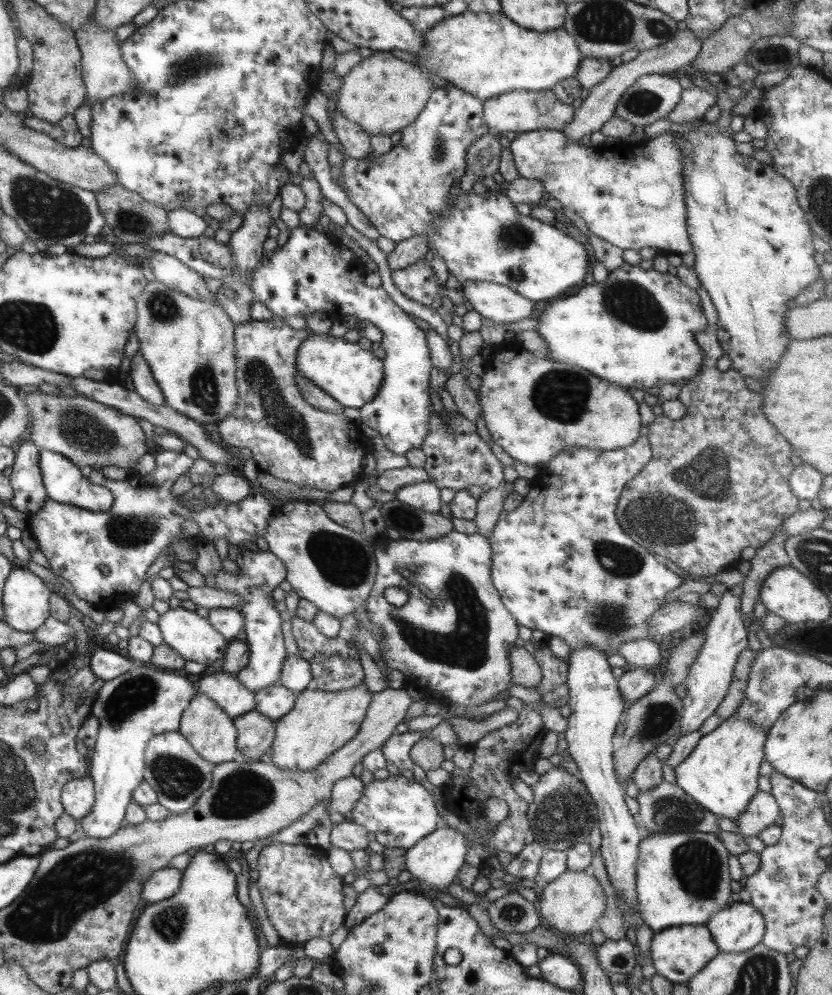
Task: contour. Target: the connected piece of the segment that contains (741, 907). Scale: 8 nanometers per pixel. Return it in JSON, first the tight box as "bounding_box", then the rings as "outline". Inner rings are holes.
{"bounding_box":[705,902,764,953],"outline":[[[730,902],[712,914],[705,927],[719,953],[740,953],[760,942],[764,920],[750,903]]]}

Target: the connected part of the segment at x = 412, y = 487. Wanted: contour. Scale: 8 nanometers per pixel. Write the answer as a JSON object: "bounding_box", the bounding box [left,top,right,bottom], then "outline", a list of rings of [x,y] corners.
{"bounding_box":[393,481,441,512],"outline":[[[431,481],[401,486],[393,494],[399,502],[423,512],[439,512],[441,506],[439,489]]]}

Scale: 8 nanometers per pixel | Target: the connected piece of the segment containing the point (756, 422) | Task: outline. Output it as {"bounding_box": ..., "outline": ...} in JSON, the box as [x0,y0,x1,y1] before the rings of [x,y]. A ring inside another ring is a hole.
{"bounding_box":[614,285,798,578],"outline":[[[699,285],[696,293],[700,298],[702,311],[707,321],[707,328],[696,334],[697,344],[701,347],[701,351],[703,351],[701,368],[697,370],[697,374],[693,374],[693,378],[689,378],[689,382],[685,382],[681,386],[681,390],[677,396],[677,399],[685,406],[685,414],[679,420],[665,418],[662,414],[654,416],[646,435],[651,449],[651,458],[649,458],[649,462],[645,462],[641,466],[641,470],[633,478],[629,478],[629,482],[625,482],[625,486],[623,486],[623,490],[619,494],[619,498],[617,498],[614,512],[617,523],[619,523],[623,532],[628,534],[629,538],[633,539],[633,542],[643,547],[647,552],[659,556],[659,558],[662,557],[665,560],[670,560],[670,562],[673,562],[673,564],[676,564],[681,570],[685,570],[685,572],[694,578],[715,575],[722,569],[737,566],[741,561],[739,553],[743,548],[756,549],[763,546],[774,535],[774,532],[777,531],[777,526],[781,524],[781,520],[785,520],[785,518],[790,517],[791,514],[798,510],[797,497],[791,493],[788,481],[789,475],[794,469],[789,459],[789,455],[792,454],[791,447],[781,434],[777,432],[777,429],[765,419],[765,415],[761,411],[762,395],[748,390],[743,377],[737,374],[737,371],[730,368],[726,371],[719,371],[715,367],[717,358],[723,356],[723,349],[719,348],[719,341],[716,337],[715,325],[717,313],[715,312],[713,303],[709,300],[709,295],[707,295],[701,285]]]}

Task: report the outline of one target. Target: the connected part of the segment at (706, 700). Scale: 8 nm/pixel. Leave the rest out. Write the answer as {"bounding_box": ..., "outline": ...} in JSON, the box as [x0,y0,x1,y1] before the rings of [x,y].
{"bounding_box":[668,589,748,747],"outline":[[[728,589],[719,598],[719,605],[709,611],[708,619],[704,624],[705,641],[701,646],[698,657],[685,677],[684,684],[687,687],[685,697],[681,699],[682,713],[680,729],[677,736],[668,740],[672,747],[674,741],[680,737],[697,731],[703,721],[714,714],[719,702],[725,698],[729,682],[733,676],[733,665],[737,661],[739,653],[748,647],[747,632],[741,622],[740,600],[733,597]]]}

